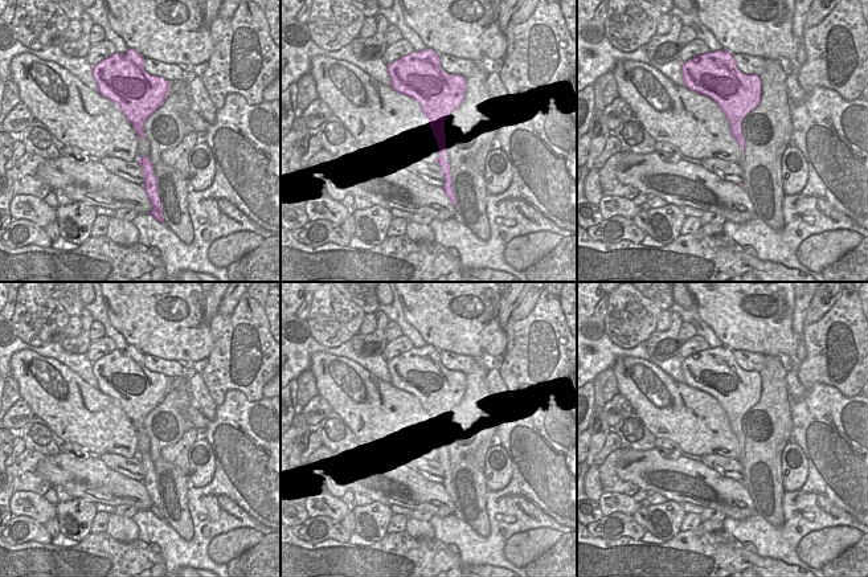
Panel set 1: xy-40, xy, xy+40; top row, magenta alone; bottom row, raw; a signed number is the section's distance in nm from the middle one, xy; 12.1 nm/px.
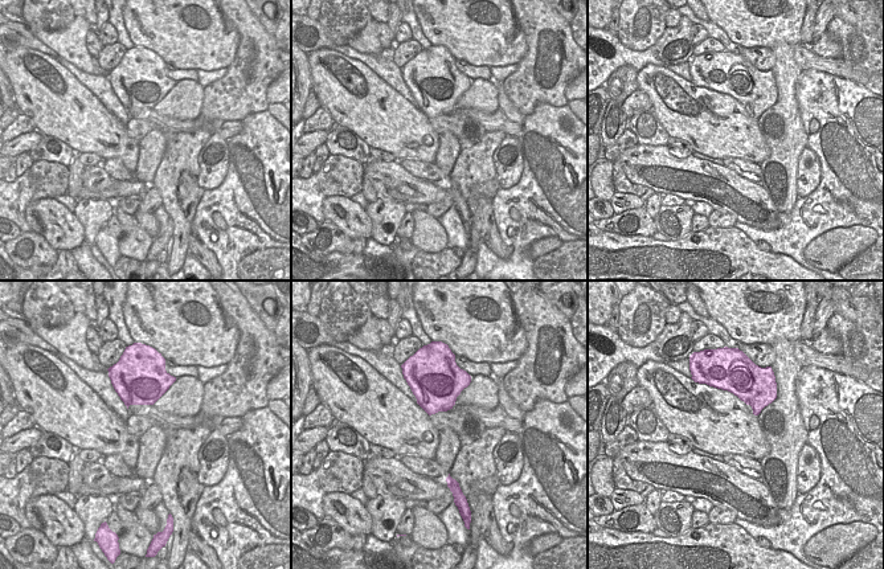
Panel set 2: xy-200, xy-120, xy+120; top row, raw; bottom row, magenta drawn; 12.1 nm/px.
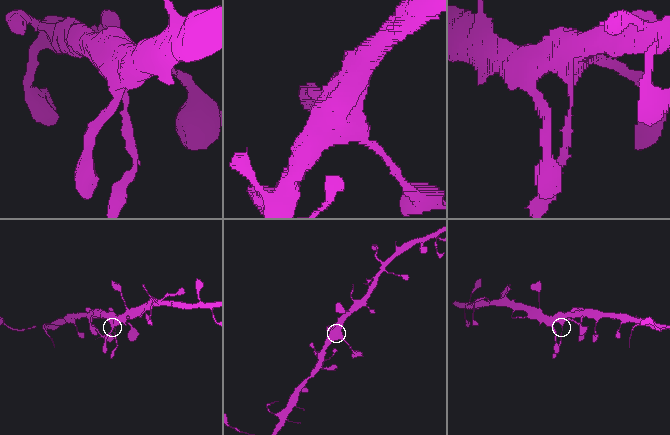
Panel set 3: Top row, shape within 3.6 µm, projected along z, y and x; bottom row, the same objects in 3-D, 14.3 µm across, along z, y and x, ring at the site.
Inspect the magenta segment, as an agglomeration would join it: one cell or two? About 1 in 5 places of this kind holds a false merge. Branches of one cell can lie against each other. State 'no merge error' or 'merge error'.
no merge error

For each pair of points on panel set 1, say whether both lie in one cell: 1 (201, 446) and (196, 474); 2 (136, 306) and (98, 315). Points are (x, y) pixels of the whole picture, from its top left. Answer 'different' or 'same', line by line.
1: same
2: different

